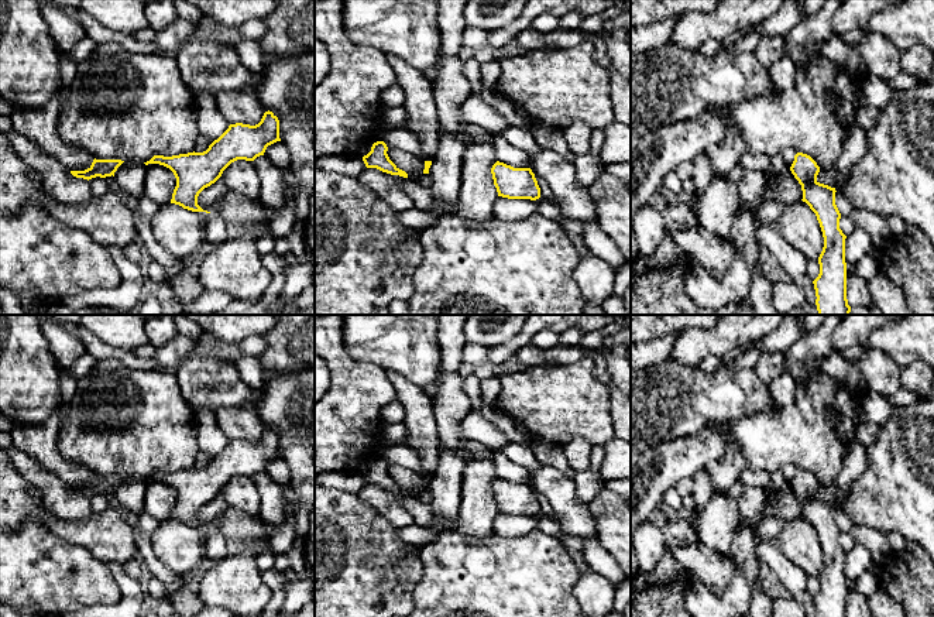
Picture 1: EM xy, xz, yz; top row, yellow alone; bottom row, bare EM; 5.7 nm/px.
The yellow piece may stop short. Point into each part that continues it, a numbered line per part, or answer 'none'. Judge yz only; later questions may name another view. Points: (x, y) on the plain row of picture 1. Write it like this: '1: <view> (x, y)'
none

